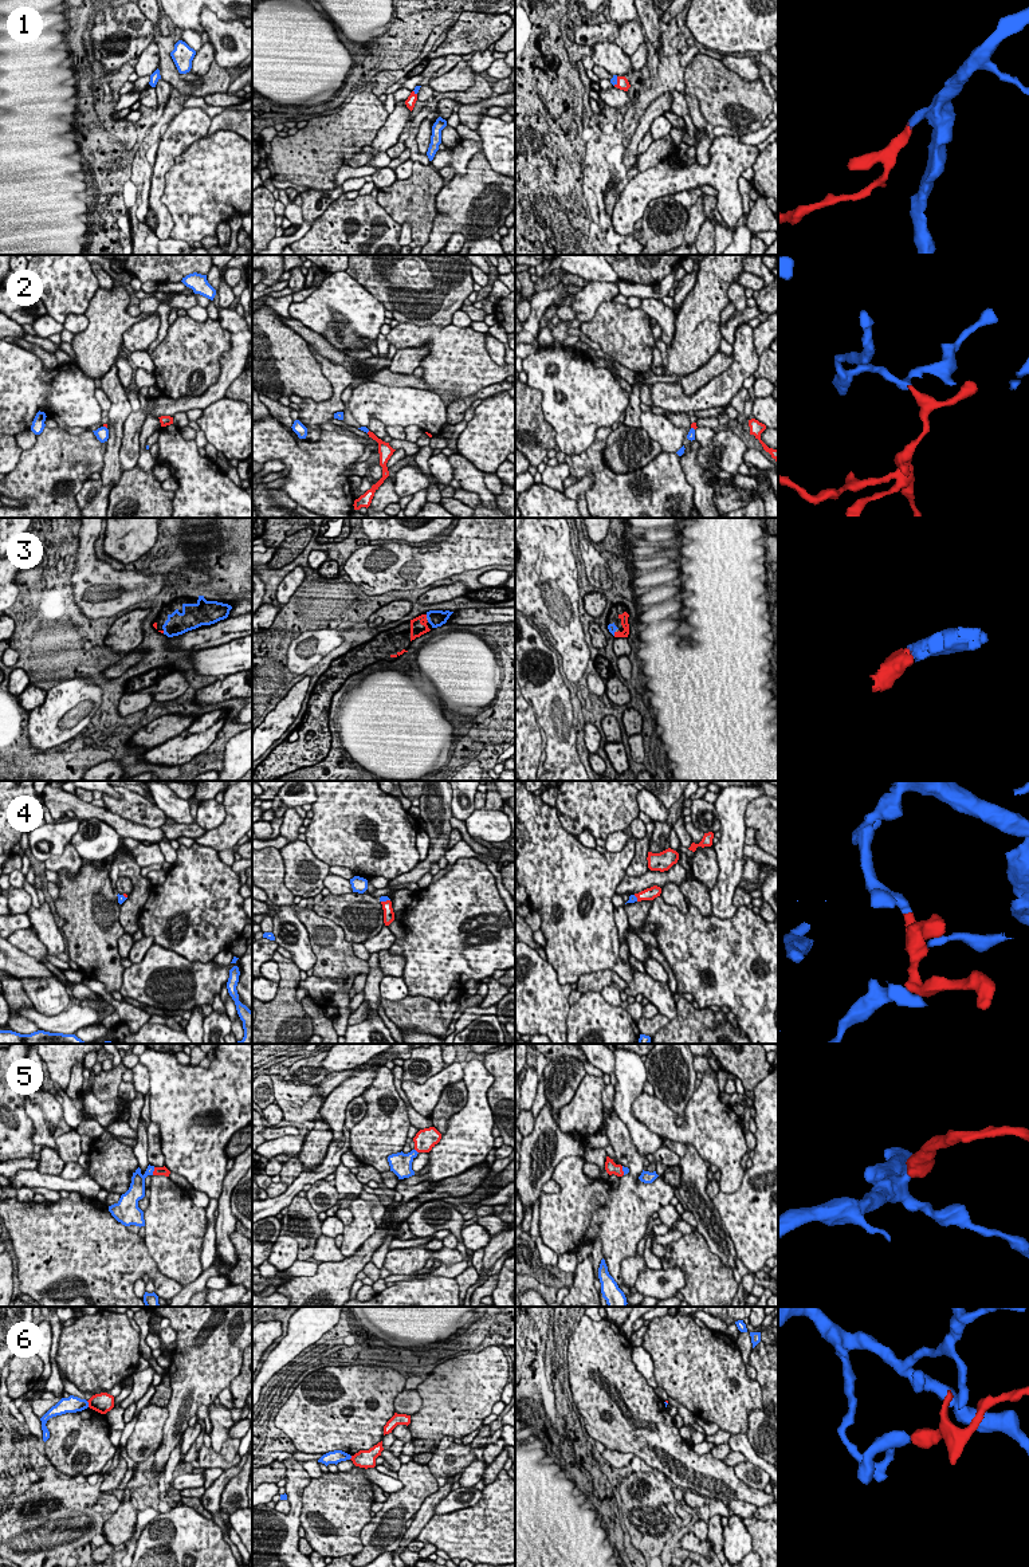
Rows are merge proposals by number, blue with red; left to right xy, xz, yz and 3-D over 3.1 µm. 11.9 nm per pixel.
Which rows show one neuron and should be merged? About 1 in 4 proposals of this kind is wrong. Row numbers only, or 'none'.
1, 3, 4, 5

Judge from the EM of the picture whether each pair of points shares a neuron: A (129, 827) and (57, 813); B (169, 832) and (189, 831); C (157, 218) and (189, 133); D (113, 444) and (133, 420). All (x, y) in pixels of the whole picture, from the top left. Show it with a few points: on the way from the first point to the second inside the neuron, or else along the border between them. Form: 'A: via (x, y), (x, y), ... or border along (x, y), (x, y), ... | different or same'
A: via (112, 819), (98, 812), (74, 806) | same
B: via (175, 831), (184, 831) | same
C: via (156, 196), (158, 172), (168, 154) | same
D: border along (133, 411), (124, 424), (120, 464) | different

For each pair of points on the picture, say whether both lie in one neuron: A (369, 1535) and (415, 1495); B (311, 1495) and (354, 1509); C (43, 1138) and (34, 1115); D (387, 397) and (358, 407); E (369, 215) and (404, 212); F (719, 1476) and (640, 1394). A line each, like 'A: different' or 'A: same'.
A: same
B: same
C: same
D: same
E: different
F: same

